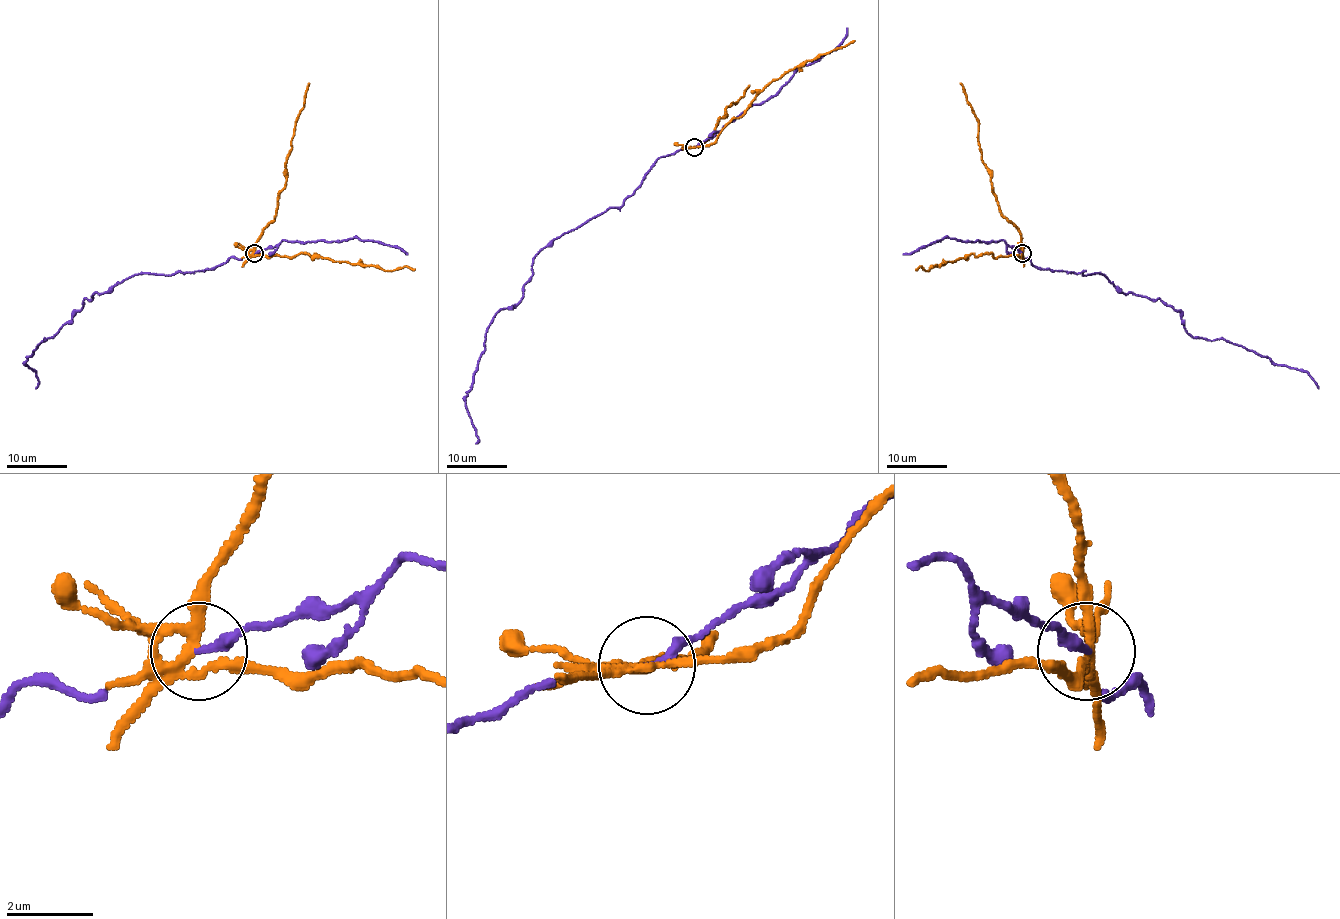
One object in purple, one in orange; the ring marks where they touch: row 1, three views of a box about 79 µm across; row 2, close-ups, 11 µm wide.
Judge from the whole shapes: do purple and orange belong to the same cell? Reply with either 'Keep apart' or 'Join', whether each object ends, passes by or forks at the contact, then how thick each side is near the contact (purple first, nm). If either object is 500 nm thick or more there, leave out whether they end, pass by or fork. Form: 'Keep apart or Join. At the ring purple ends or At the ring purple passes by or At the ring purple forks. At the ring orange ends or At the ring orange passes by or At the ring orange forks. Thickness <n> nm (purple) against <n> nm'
Keep apart. At the ring purple ends. At the ring orange forks. Thickness 200 nm (purple) against 240 nm

